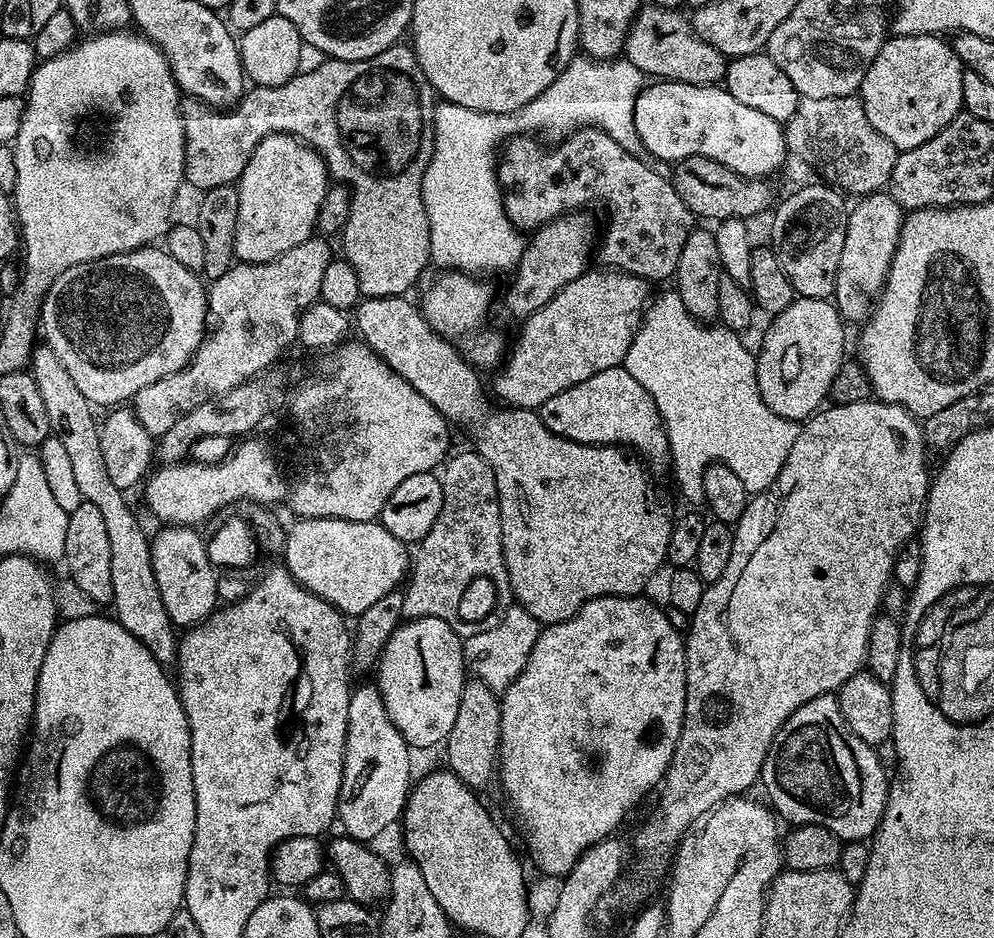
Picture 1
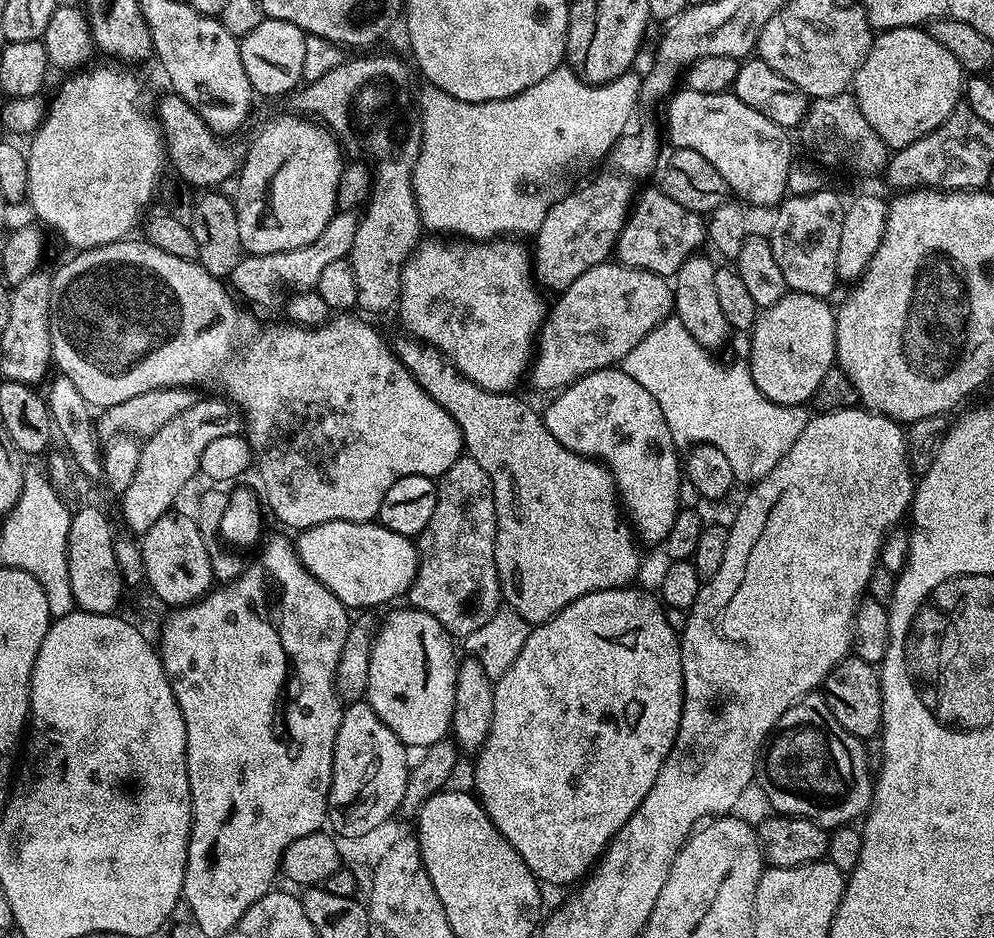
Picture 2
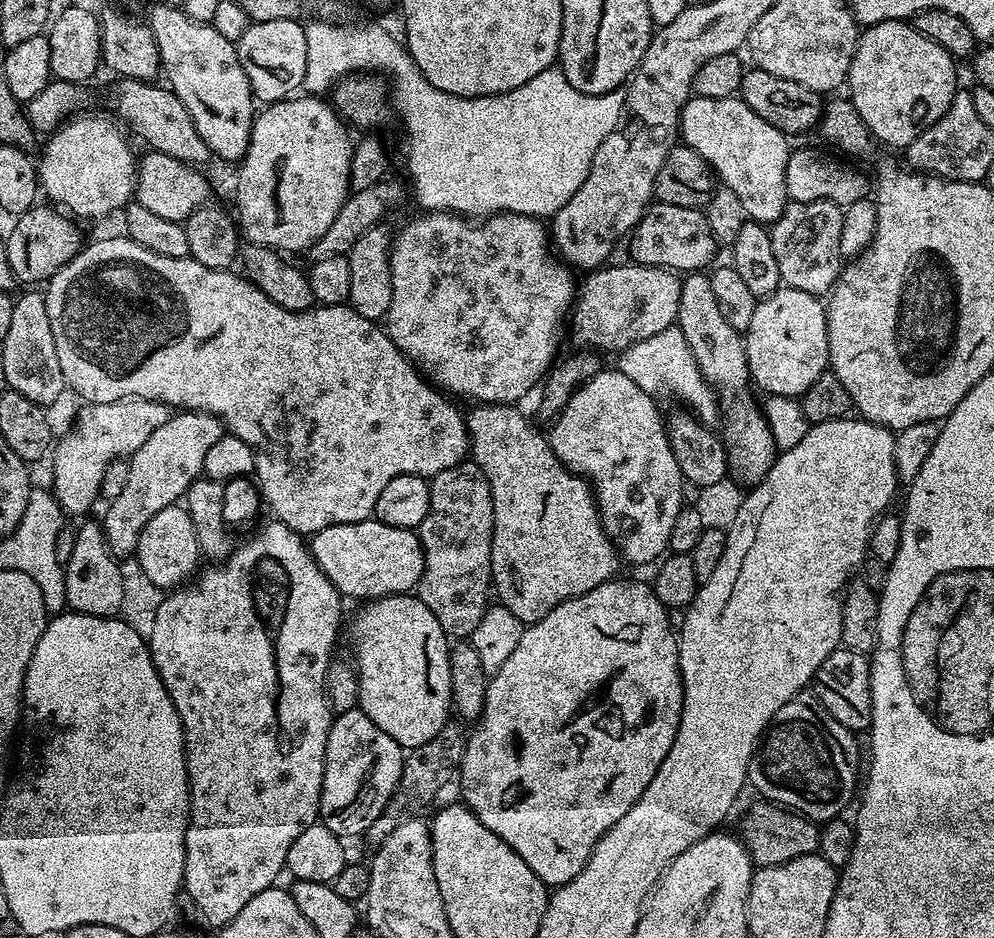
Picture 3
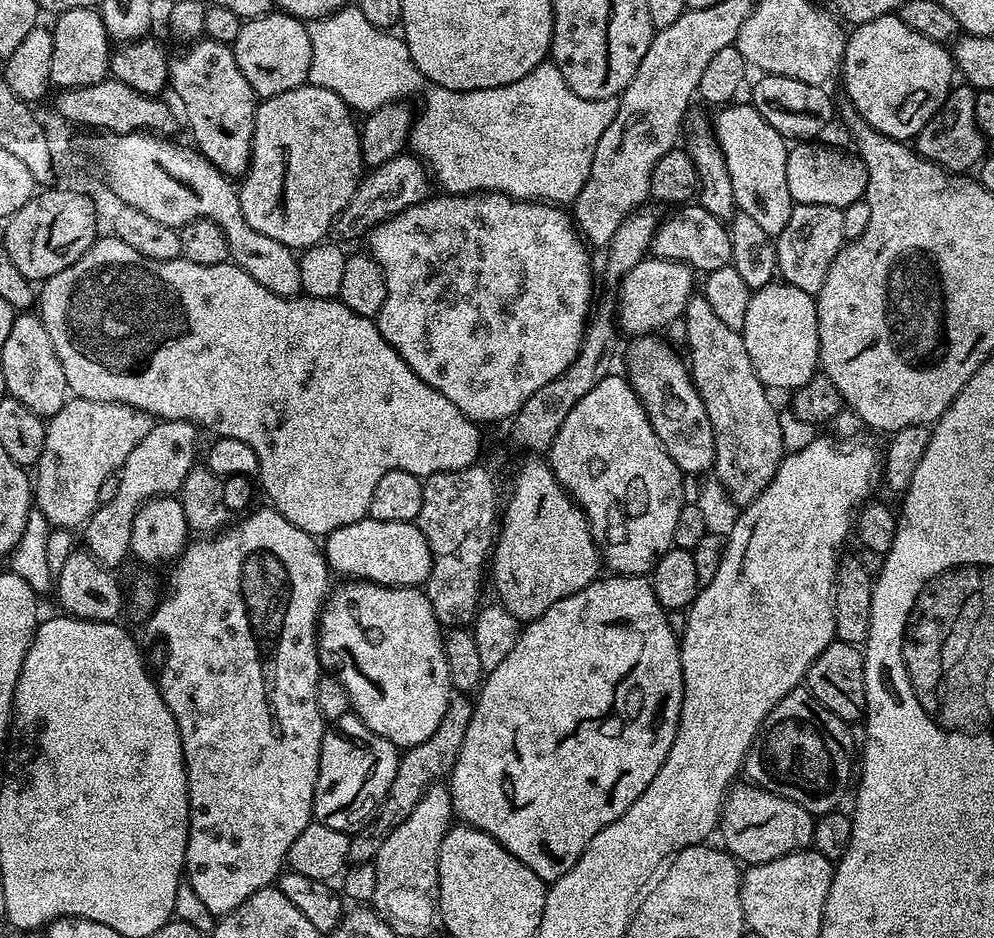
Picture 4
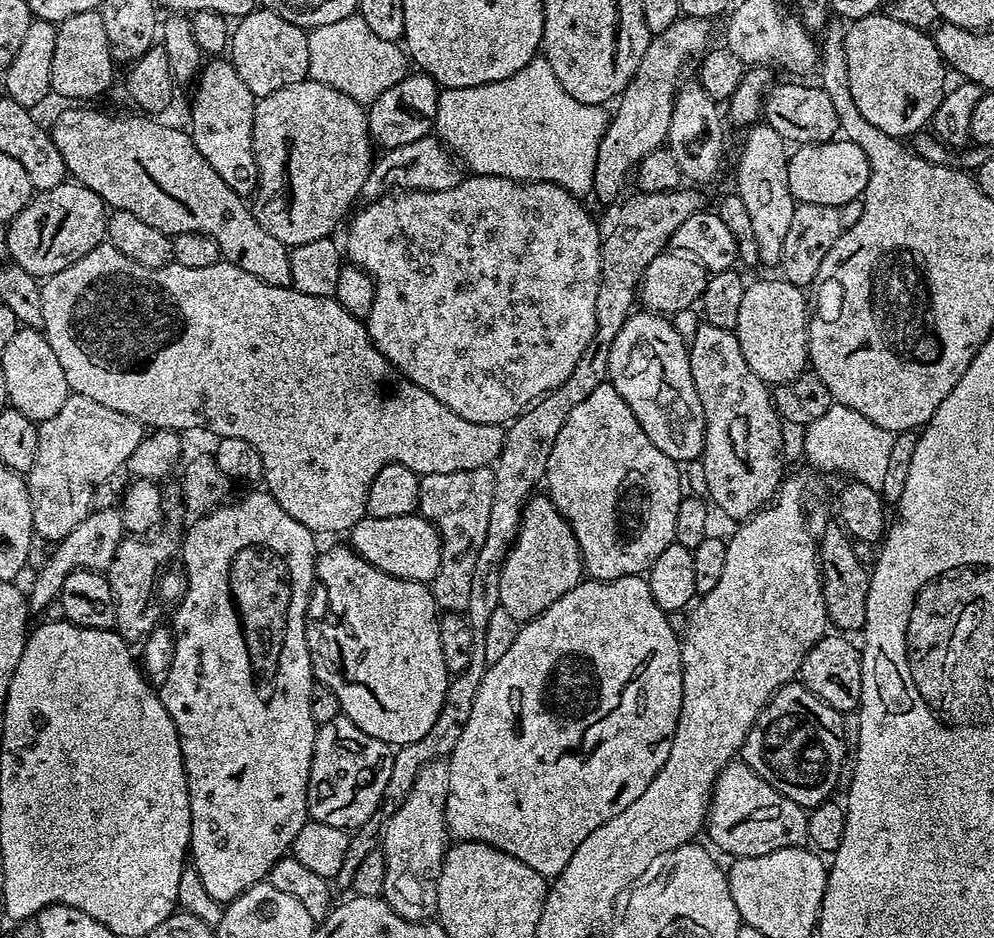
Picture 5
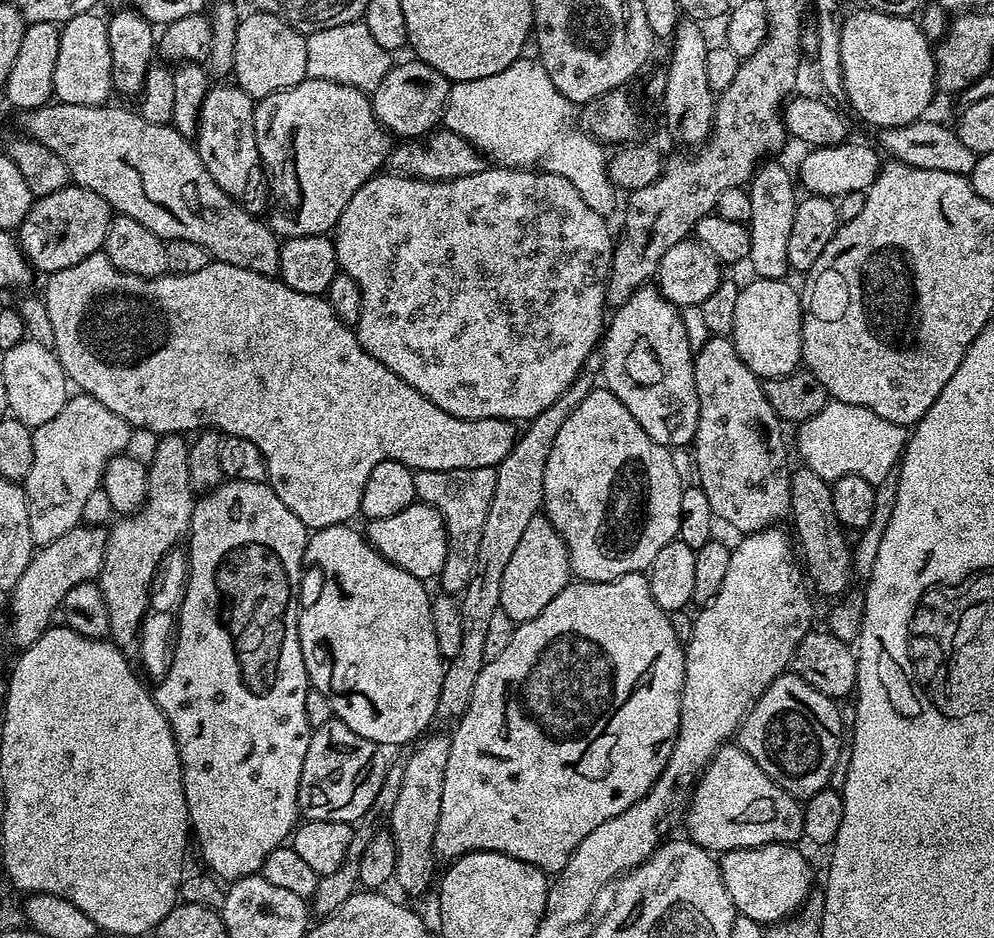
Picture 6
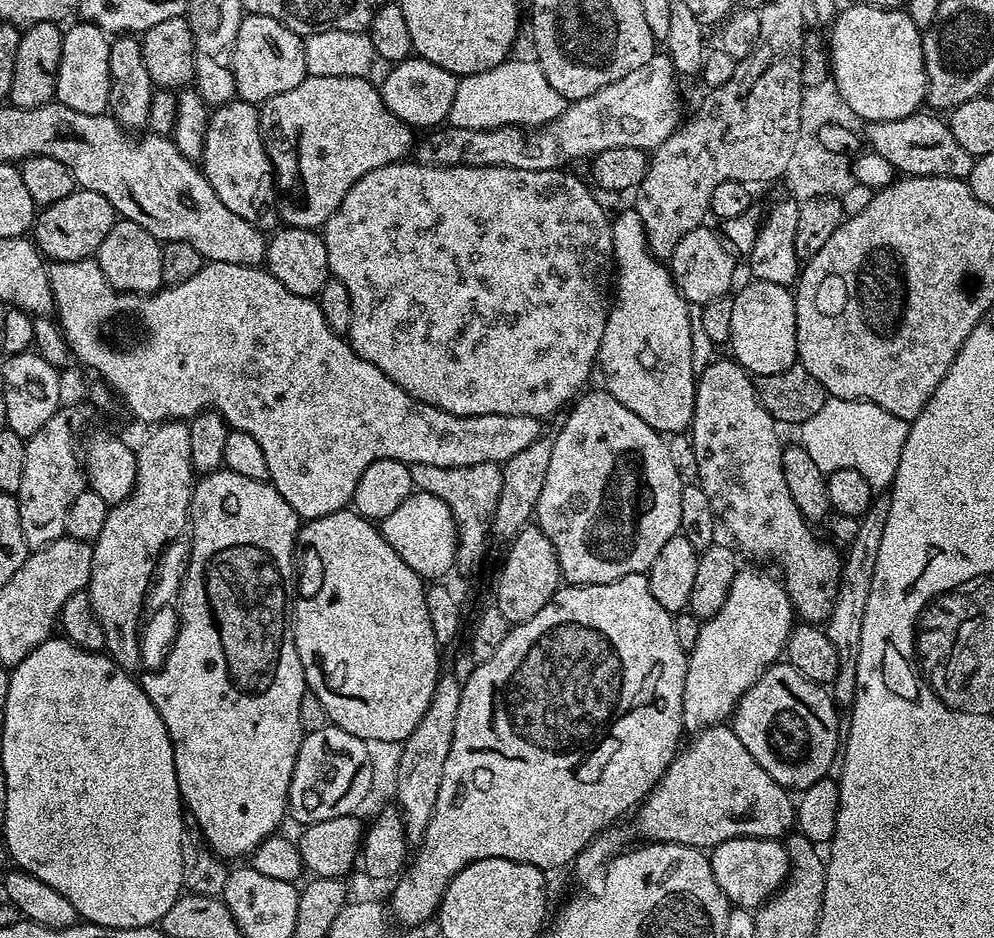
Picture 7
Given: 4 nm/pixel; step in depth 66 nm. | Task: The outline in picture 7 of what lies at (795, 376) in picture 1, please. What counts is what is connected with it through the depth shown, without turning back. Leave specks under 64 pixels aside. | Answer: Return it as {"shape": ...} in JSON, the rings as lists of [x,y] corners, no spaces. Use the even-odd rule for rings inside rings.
{"shape":[[[752,280],[737,296],[731,297],[730,310],[730,349],[737,364],[753,377],[766,374],[778,374],[782,370],[793,367],[796,358],[796,298],[789,289],[774,286],[774,282]]]}

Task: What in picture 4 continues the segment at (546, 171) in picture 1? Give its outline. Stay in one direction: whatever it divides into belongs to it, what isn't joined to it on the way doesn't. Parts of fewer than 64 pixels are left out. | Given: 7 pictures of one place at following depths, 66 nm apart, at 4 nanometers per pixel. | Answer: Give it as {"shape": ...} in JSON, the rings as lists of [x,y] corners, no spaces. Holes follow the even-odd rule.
{"shape":[[[696,202],[677,207],[673,212],[676,212],[673,216],[668,216],[665,220],[663,217],[659,221],[652,239],[650,252],[655,259],[676,260],[679,264],[687,264],[700,274],[713,272],[732,263],[730,234],[723,221],[714,218]]]}

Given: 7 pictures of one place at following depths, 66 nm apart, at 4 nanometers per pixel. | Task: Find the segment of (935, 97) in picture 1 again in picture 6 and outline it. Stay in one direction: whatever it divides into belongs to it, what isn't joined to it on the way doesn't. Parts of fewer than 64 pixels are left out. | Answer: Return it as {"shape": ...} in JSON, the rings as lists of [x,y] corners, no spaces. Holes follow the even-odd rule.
{"shape":[[[863,10],[864,12],[856,12],[847,17],[842,26],[842,74],[844,75],[844,90],[846,100],[852,103],[852,108],[865,120],[868,124],[873,124],[876,130],[885,128],[893,128],[894,126],[906,126],[910,122],[921,119],[925,115],[924,112],[932,104],[932,95],[937,95],[936,86],[936,57],[934,55],[933,45],[922,34],[919,23],[912,18],[894,18],[890,14],[882,14],[871,10]]]}

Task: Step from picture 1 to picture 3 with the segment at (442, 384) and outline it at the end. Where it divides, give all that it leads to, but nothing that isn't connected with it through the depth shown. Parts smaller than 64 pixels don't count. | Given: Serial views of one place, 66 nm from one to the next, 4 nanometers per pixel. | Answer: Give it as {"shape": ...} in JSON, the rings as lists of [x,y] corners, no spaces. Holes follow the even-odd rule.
{"shape":[[[477,403],[469,412],[466,412],[466,423],[468,425],[468,438],[470,441],[470,456],[477,466],[486,474],[490,482],[490,494],[494,502],[494,530],[492,531],[492,549],[490,550],[490,562],[492,563],[492,587],[494,596],[506,610],[510,610],[513,620],[520,621],[521,625],[537,624],[554,606],[566,602],[575,596],[586,594],[606,581],[613,579],[622,565],[621,557],[618,555],[612,540],[606,534],[606,530],[600,521],[600,510],[596,507],[596,497],[592,491],[591,483],[585,477],[577,476],[554,454],[554,450],[548,445],[548,437],[542,431],[539,432],[522,413],[519,407],[511,404],[482,404]]]}

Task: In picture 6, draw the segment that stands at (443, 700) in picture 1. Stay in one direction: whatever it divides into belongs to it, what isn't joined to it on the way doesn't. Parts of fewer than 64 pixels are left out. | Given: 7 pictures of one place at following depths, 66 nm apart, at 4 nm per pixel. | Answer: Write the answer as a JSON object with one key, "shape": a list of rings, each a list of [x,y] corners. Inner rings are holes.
{"shape":[[[347,523],[317,528],[309,535],[308,545],[304,551],[307,579],[309,576],[310,579],[320,583],[312,584],[309,588],[307,585],[298,618],[298,638],[300,639],[302,658],[306,662],[308,683],[322,694],[326,694],[326,702],[330,702],[332,715],[335,719],[350,726],[350,730],[354,730],[354,734],[362,734],[362,738],[372,741],[373,744],[383,746],[383,744],[408,744],[411,740],[416,739],[419,741],[429,731],[427,728],[436,720],[438,694],[442,690],[442,678],[446,667],[445,657],[441,656],[438,650],[438,638],[434,638],[434,618],[430,618],[432,596],[424,589],[427,588],[425,581],[414,578],[414,574],[406,574],[406,570],[402,570],[386,558],[382,558],[382,554],[378,554],[372,547],[367,535],[361,529],[359,532],[358,529],[352,527],[356,526]]]}

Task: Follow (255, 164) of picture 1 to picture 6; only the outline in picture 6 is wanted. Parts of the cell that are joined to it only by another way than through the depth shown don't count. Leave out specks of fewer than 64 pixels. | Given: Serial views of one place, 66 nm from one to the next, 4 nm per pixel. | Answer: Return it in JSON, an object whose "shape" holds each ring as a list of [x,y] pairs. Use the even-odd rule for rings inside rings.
{"shape":[[[305,78],[298,86],[255,101],[255,106],[254,138],[263,167],[270,177],[268,227],[280,238],[331,233],[342,210],[346,210],[346,202],[354,198],[358,186],[385,167],[388,154],[394,147],[393,137],[374,114],[369,93],[349,84]]]}

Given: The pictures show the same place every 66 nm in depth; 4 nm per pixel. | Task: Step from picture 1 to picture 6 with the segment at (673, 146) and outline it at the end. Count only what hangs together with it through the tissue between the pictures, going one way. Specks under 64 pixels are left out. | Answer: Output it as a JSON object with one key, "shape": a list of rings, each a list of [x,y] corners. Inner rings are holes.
{"shape":[[[765,162],[756,169],[746,191],[750,198],[750,218],[746,222],[750,234],[747,263],[761,280],[782,280],[789,275],[786,250],[790,243],[790,226],[794,226],[794,210],[798,203],[794,176],[776,162]]]}

